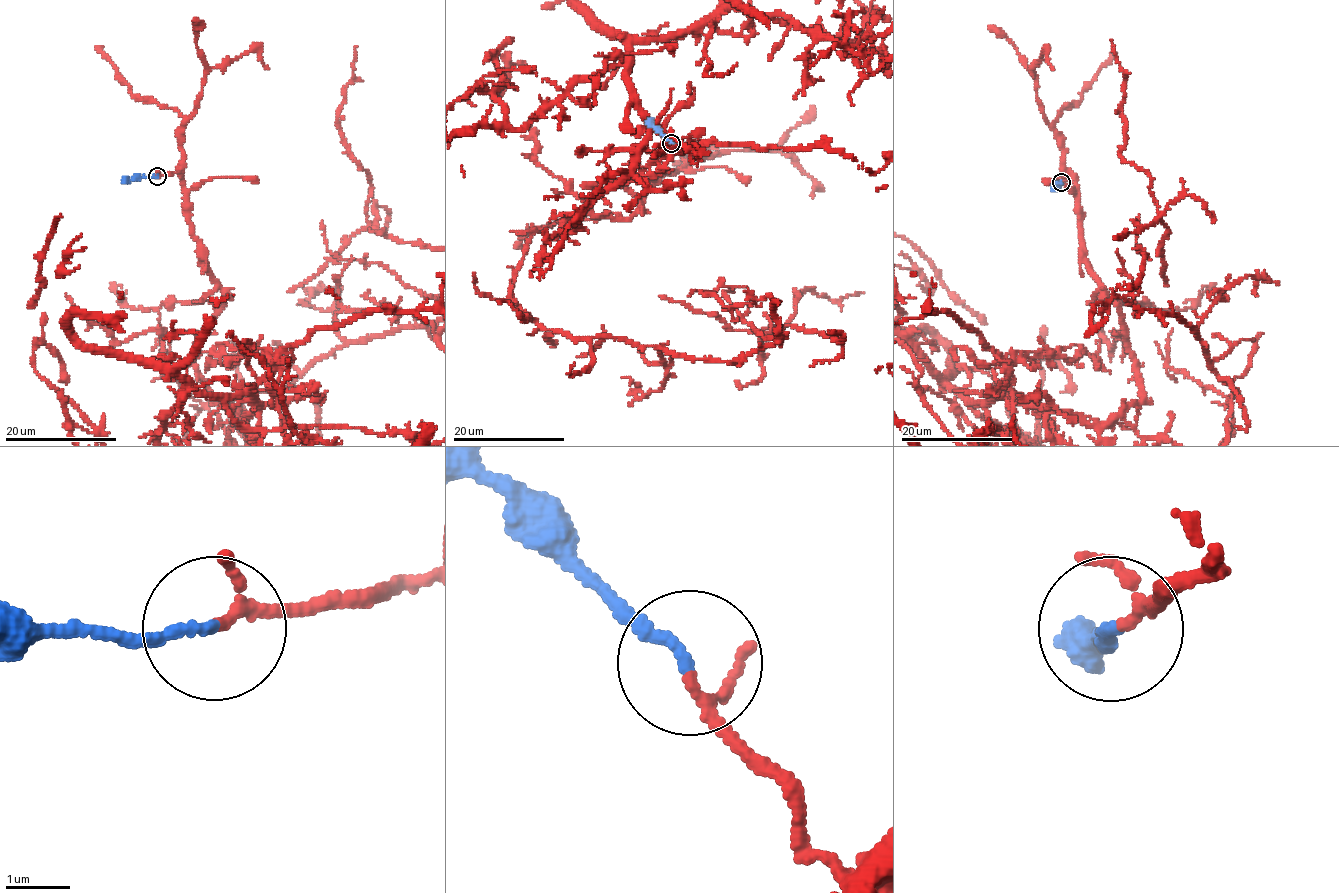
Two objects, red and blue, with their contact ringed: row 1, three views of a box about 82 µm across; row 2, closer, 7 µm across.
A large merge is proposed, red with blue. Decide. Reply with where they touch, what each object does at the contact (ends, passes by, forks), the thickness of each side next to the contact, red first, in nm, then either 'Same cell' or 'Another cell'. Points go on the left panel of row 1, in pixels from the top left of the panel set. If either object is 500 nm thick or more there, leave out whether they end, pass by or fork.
Place: (157, 176). At the ring red passes by. At the ring blue ends. Thickness 130 nm (red) against 170 nm. Same cell

